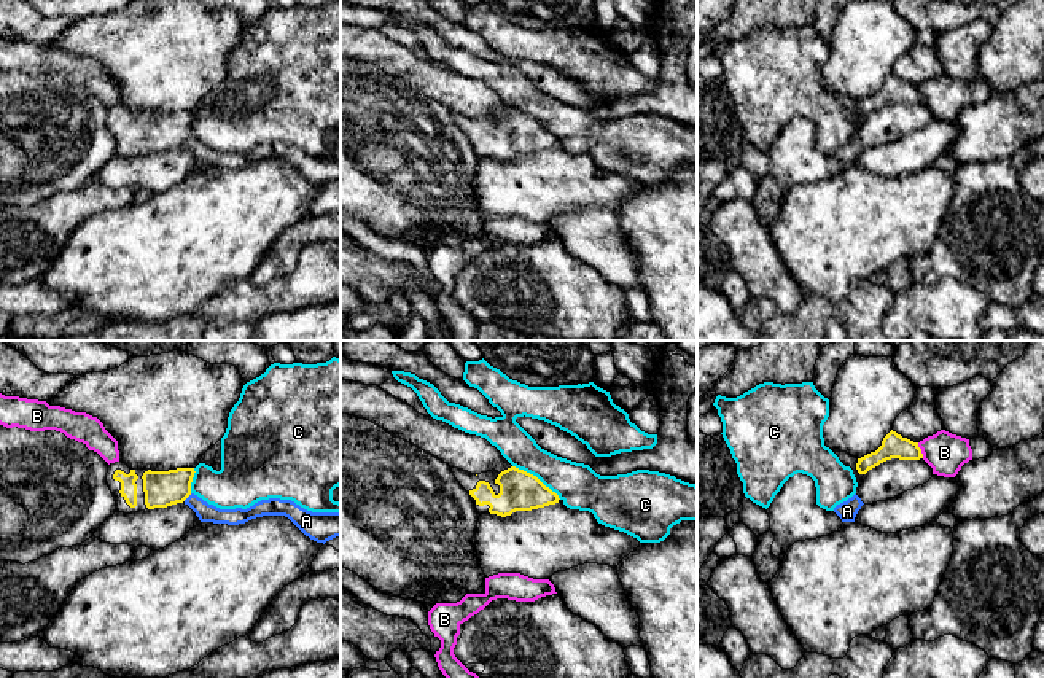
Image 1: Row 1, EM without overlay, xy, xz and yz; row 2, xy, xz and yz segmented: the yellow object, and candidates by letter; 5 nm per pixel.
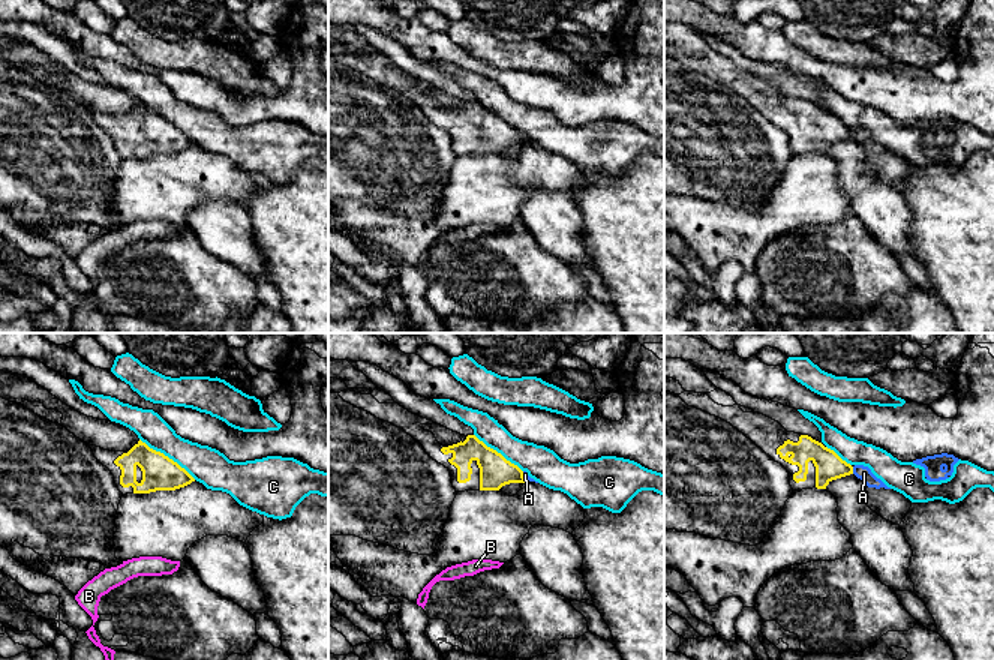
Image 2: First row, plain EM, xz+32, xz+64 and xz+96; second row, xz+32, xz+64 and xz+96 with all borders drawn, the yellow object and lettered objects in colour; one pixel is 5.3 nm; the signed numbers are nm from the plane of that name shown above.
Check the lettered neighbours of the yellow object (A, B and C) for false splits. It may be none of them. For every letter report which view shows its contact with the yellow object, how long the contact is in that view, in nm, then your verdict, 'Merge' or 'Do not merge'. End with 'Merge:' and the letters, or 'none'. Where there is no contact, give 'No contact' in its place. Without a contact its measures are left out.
A: Touches yellow in xy. Shared border 60 nm. Do not merge
B: Touches yellow in yz. Shared border 90 nm. Do not merge
C: Touches yellow in xz. Shared border 300 nm. Do not merge
Merge: none

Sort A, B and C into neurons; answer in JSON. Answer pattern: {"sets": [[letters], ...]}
{"sets": [["A"], ["B"], ["C"]]}

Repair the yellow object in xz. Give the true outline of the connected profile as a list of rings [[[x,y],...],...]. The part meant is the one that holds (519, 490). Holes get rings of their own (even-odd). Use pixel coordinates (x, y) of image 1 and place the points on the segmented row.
[[[511,466],[501,473],[492,470],[481,474],[452,468],[455,479],[469,493],[479,514],[511,516],[559,503],[559,495],[536,476]]]

